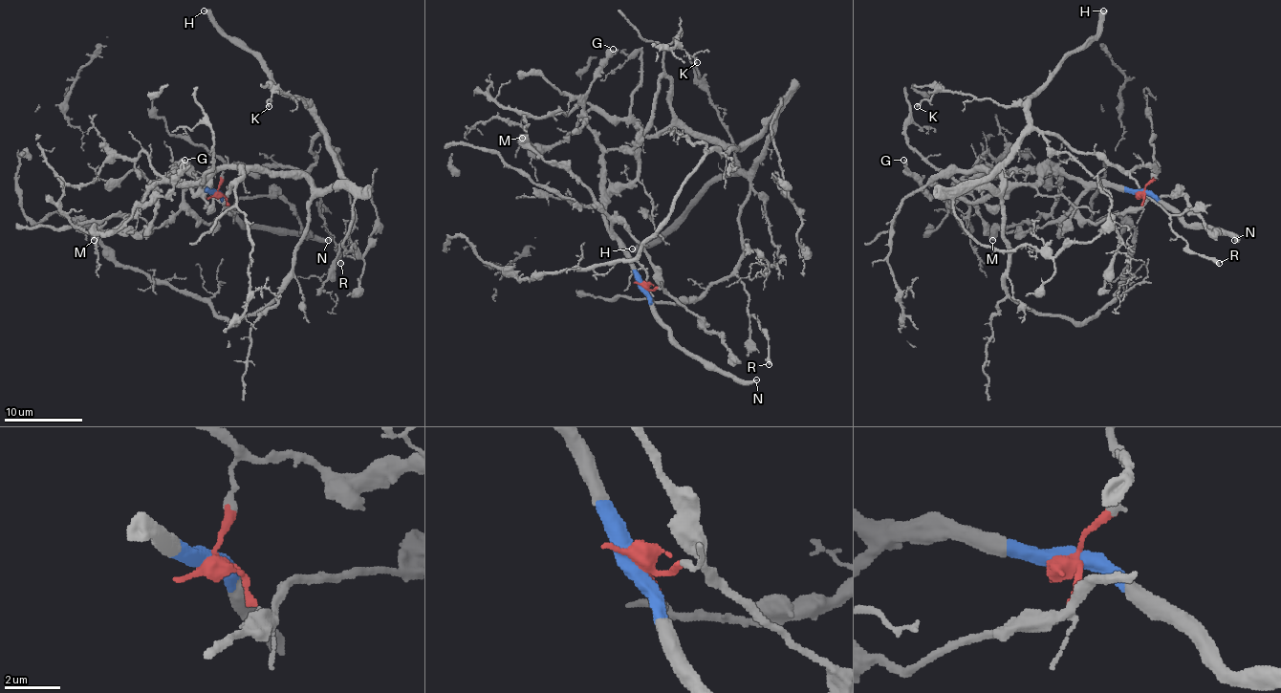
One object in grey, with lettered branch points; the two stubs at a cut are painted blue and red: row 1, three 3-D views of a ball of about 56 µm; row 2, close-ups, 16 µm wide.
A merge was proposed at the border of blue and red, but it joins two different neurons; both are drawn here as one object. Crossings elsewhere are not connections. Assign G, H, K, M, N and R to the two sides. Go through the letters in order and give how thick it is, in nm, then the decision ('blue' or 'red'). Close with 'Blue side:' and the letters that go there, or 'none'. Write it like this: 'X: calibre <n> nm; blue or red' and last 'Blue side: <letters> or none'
G: calibre 190 nm; blue
H: calibre 480 nm; red
K: calibre 160 nm; red
M: calibre 420 nm; blue
N: calibre 340 nm; blue
R: calibre 400 nm; red
Blue side: G, M, N

